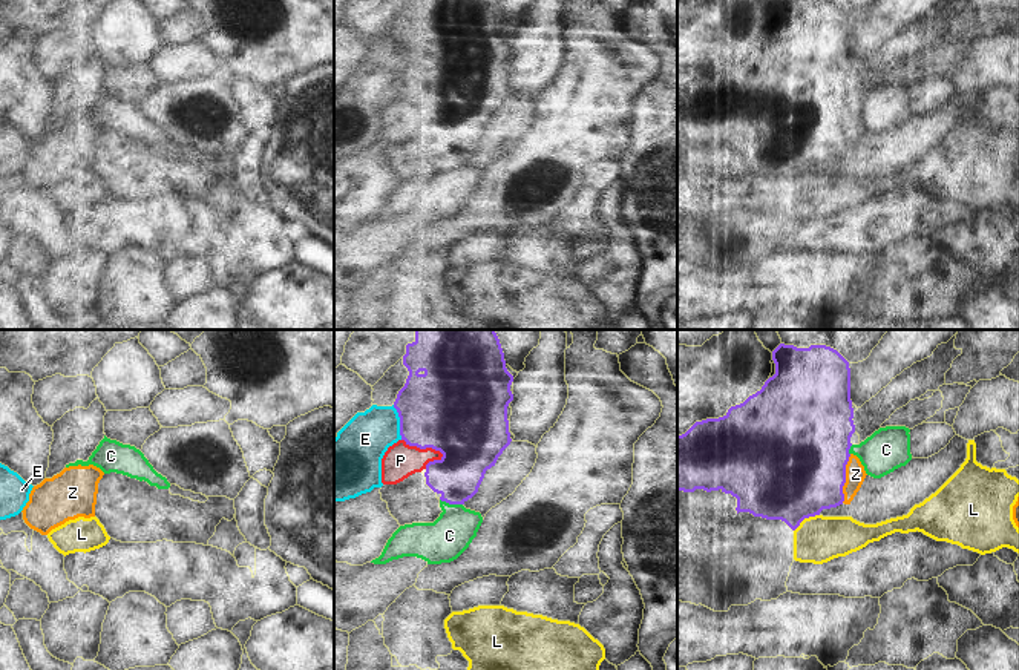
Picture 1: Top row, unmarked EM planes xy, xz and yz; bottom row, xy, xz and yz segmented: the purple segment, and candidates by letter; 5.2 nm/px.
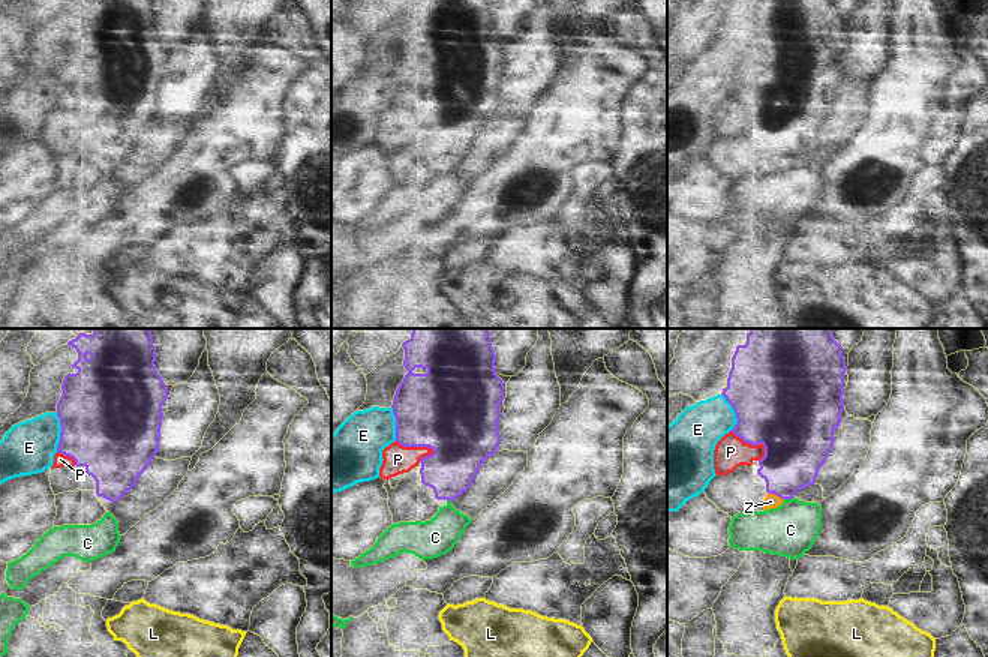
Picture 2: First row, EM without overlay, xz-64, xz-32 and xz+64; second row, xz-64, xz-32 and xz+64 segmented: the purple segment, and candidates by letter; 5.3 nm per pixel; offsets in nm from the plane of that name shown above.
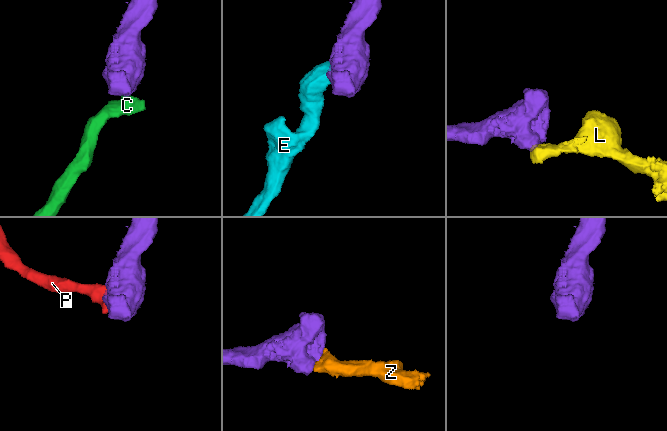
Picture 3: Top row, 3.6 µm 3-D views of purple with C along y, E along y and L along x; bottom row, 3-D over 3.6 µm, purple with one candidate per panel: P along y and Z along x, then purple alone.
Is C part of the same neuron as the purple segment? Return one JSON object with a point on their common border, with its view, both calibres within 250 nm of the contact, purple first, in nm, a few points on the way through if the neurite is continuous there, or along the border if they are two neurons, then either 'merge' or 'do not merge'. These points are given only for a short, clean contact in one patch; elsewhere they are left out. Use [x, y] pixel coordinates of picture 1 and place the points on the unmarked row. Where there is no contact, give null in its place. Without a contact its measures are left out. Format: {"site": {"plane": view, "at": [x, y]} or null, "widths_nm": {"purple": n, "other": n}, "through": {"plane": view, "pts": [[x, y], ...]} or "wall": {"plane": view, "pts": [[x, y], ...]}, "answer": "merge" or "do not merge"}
{"site": {"plane": "xz", "at": [451, 160]}, "widths_nm": {"purple": 240, "other": 220}, "wall": {"plane": "xz", "pts": [[440, 155], [461, 161]]}, "answer": "do not merge"}

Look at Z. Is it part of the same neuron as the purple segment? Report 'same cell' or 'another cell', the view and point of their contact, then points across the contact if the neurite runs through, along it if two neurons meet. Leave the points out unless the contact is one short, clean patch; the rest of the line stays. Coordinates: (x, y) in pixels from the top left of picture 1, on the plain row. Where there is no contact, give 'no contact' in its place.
same cell; contact yz (845, 135); way yz (799, 123), (845, 135), (855, 131)

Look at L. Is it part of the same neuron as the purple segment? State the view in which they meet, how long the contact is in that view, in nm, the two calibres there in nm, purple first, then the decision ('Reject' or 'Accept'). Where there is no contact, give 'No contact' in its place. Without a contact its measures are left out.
Touches purple in yz. Shared border 160 nm. Thickness 500 nm (purple) against 240 nm. Reject.

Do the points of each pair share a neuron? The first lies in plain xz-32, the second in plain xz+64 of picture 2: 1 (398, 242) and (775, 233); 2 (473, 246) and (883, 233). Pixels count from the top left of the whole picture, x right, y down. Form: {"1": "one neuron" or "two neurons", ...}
{"1": "two neurons", "2": "one neuron"}

